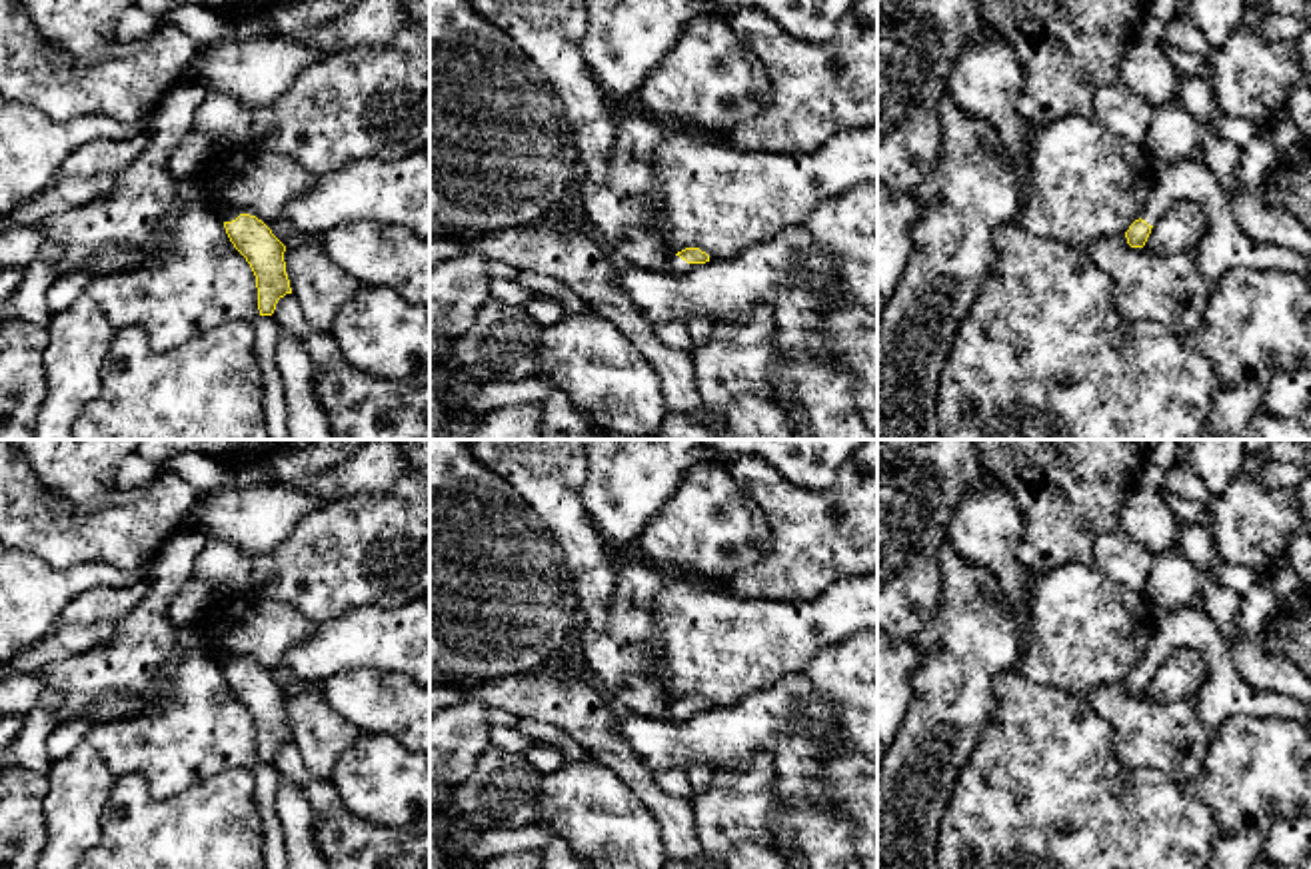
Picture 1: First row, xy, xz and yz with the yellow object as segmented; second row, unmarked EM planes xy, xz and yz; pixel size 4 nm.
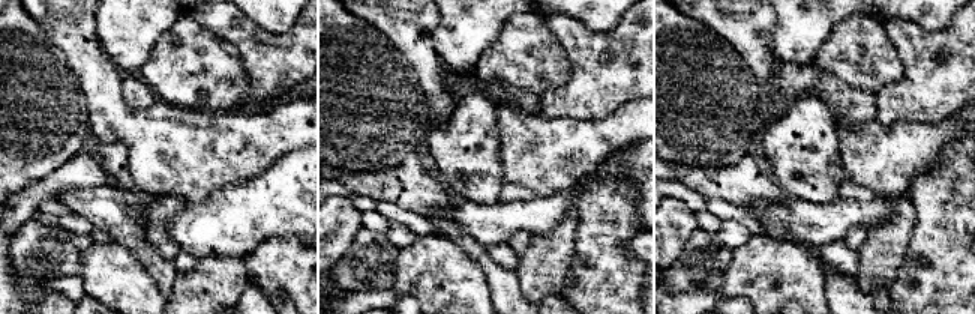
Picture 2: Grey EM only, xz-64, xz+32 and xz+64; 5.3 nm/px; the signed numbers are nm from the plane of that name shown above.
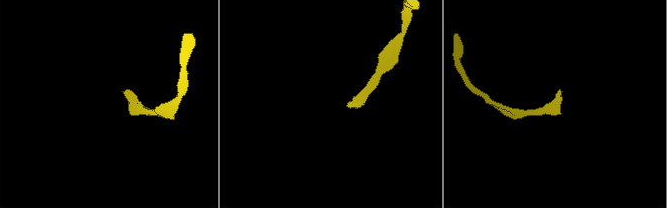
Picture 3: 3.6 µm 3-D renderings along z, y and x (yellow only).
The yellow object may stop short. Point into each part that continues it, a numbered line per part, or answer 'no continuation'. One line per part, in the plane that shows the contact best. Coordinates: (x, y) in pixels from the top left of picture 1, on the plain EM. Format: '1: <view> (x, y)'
1: xz (676, 712)

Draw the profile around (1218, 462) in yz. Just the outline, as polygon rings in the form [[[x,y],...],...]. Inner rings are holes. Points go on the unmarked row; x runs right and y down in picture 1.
[[[1177,439],[1177,463],[1195,471],[1213,497],[1225,493],[1247,457],[1245,439]]]

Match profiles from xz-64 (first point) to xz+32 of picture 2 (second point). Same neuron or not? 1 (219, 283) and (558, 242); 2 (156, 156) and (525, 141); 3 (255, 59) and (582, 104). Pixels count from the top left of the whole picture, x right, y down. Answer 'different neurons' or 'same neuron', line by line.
1: same neuron
2: same neuron
3: same neuron

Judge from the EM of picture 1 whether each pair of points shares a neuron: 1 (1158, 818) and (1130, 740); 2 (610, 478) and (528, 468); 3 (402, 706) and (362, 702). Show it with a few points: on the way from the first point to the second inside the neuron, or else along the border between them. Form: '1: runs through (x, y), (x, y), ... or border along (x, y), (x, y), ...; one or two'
1: border along (1110, 732), (1124, 766), (1158, 768), (1182, 786); two
2: border along (586, 460), (582, 506), (594, 522); two
3: runs through (392, 704), (372, 702); one

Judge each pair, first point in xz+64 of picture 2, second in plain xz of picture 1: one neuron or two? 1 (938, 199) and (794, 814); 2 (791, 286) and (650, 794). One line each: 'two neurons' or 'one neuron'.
1: one neuron
2: two neurons

